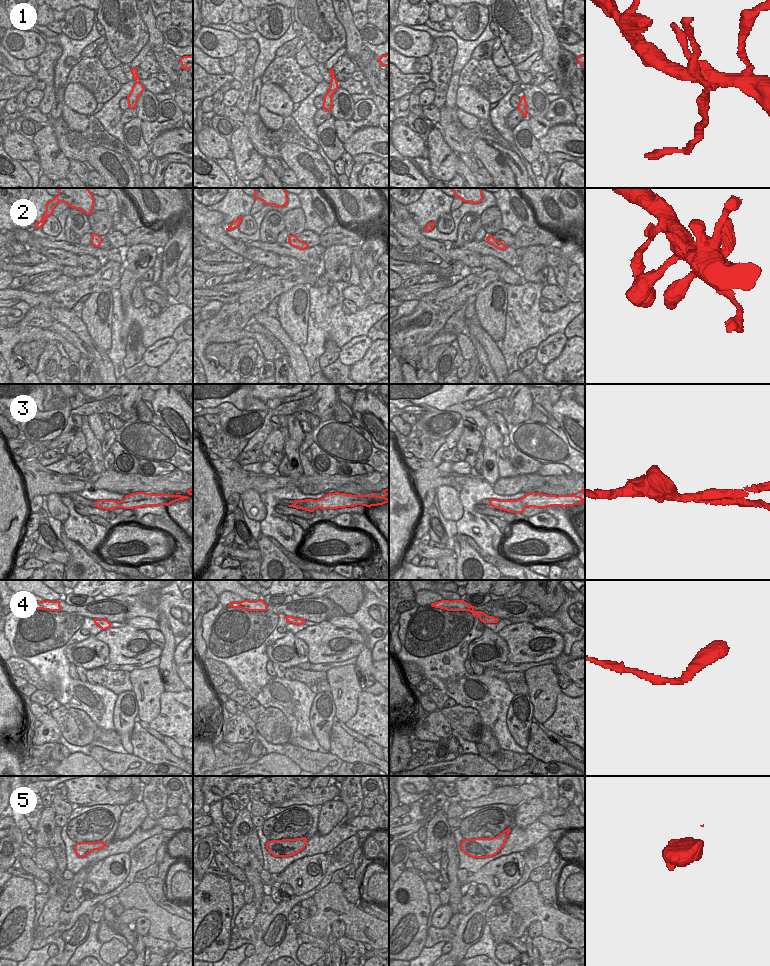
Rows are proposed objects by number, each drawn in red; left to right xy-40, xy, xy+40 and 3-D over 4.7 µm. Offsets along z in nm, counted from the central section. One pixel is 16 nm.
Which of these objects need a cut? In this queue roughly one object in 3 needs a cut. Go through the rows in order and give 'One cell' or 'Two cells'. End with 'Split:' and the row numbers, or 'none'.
1: One cell
2: One cell
3: Two cells
4: Two cells
5: Two cells
Split: 3, 4, 5

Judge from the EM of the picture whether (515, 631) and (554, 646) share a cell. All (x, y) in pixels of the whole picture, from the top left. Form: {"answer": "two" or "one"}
{"answer": "one"}

